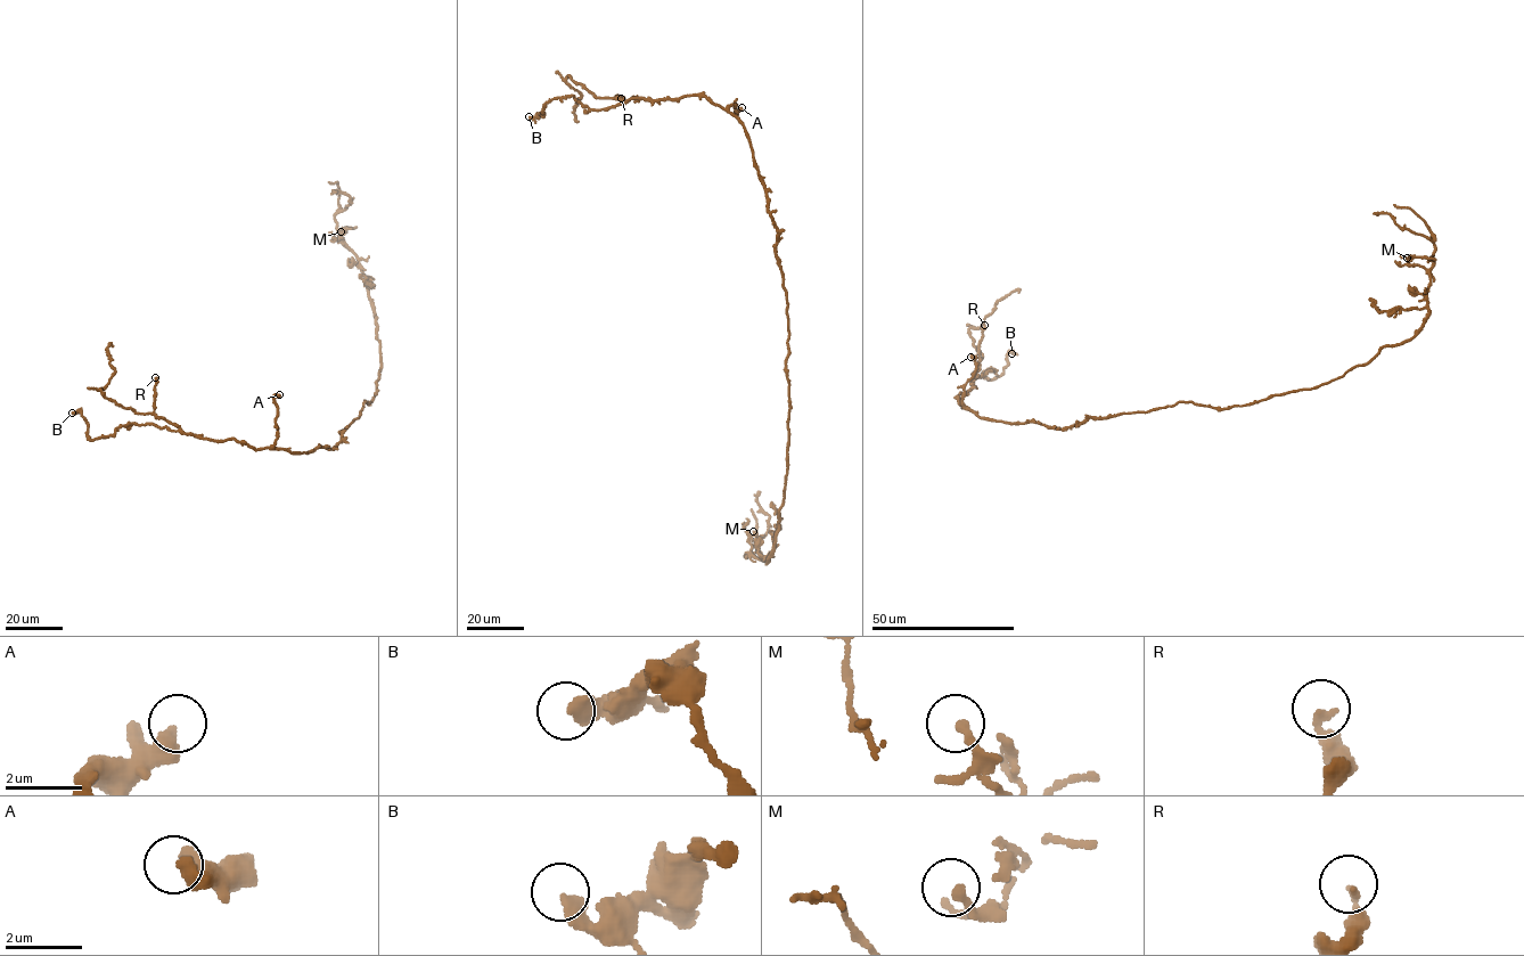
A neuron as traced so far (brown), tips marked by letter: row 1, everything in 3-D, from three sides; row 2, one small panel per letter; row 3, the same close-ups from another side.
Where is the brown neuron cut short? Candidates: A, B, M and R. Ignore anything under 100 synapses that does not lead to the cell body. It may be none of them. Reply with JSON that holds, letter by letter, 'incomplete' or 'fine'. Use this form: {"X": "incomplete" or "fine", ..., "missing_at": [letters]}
{"A": "fine", "B": "fine", "M": "fine", "R": "fine", "missing_at": []}

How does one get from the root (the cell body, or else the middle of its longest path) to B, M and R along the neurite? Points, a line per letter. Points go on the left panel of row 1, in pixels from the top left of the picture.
B: (359, 417), (332, 449), (295, 454), (153, 424), (128, 423), (90, 439), (85, 419), (72, 413)
M: (359, 417), (365, 400), (376, 394), (382, 353), (365, 276), (338, 236), (355, 227), (341, 231)
R: (359, 417), (332, 449), (306, 454), (203, 439), (154, 413), (155, 377)

